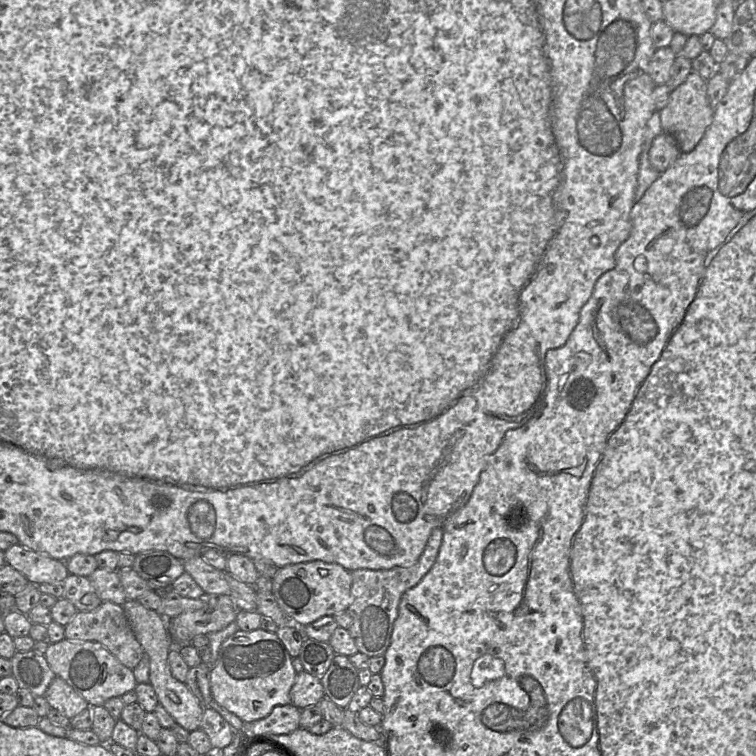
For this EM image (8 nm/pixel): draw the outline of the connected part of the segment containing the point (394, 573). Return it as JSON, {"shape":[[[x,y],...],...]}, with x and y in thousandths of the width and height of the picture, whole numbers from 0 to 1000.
{"shape":[[[575,698],[571,701],[562,726],[557,735],[549,743],[522,750],[513,754],[489,754],[472,753],[464,755],[464,799],[459,810],[464,815],[464,825],[460,835],[475,860],[475,862],[484,865],[487,869],[508,868],[517,847],[521,823],[526,813],[526,803],[533,786],[542,778],[552,774],[558,765],[571,751],[577,742],[581,726],[585,718],[586,698]]]}

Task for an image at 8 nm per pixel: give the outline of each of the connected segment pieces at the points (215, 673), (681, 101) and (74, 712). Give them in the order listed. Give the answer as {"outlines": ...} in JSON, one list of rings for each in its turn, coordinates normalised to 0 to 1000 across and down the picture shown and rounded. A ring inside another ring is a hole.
{"outlines":[[[[341,831],[335,835],[320,835],[315,833],[312,837],[307,839],[304,843],[302,843],[292,853],[286,873],[283,878],[280,880],[280,865],[279,865],[279,889],[276,893],[276,907],[278,914],[280,919],[280,925],[290,931],[292,935],[303,940],[304,943],[313,947],[317,952],[321,955],[335,955],[339,952],[344,952],[347,950],[351,950],[353,946],[357,944],[360,938],[364,934],[369,933],[378,933],[385,931],[384,926],[384,913],[390,902],[392,898],[392,888],[389,886],[389,882],[386,880],[386,869],[384,868],[381,860],[378,858],[374,849],[368,844],[365,837],[351,835],[345,831]]],[[[914,95],[907,106],[889,119],[884,138],[873,147],[877,173],[889,177],[902,202],[914,201],[929,184],[943,160],[944,143],[935,126],[935,106],[921,95]]],[[[73,896],[57,921],[65,933],[95,951],[119,935],[115,927],[79,896]]]]}

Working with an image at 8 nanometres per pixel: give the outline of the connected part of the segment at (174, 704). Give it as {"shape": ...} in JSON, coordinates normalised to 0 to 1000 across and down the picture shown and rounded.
{"shape":[[[168,794],[161,803],[190,865],[197,872],[197,903],[208,919],[210,931],[249,968],[265,964],[270,937],[246,905],[231,898],[225,888],[222,865],[228,858],[228,847],[221,833],[221,819],[206,808],[192,804],[181,794]]]}

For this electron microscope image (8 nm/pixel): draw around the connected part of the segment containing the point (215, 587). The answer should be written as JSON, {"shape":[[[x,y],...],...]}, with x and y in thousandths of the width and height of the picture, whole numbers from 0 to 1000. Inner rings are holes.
{"shape":[[[267,735],[242,742],[245,755],[267,778],[271,787],[304,787],[302,759],[276,747]]]}

